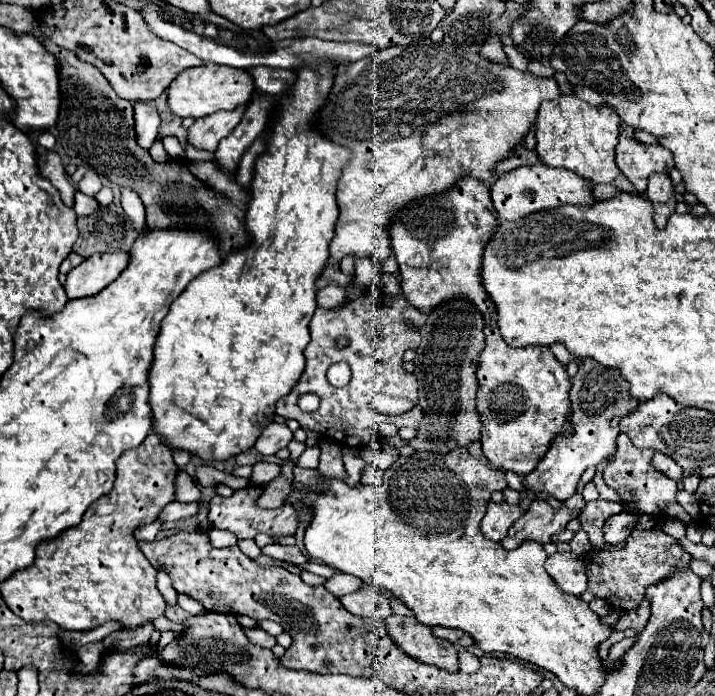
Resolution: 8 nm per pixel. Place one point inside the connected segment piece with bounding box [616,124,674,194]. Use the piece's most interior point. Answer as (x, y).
(637, 162)

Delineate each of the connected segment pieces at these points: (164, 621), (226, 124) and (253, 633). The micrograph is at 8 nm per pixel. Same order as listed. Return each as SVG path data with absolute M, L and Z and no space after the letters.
M165 616L157 618L156 620L153 621L153 623L155 630L160 631L161 633L170 630L177 632L182 632L184 630L184 626L182 624L174 623Z
M236 108L236 110L230 110L230 112L216 112L212 116L204 116L204 118L196 120L188 128L186 142L192 144L198 150L216 152L218 142L222 138L226 138L238 126L242 114L244 114L244 108Z
M256 628L256 630L246 630L250 642L258 644L258 646L264 646L264 648L274 648L276 646L276 638L270 636L268 632L264 632L262 628Z

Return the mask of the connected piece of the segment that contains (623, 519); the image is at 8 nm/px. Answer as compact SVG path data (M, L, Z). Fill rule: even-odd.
M620 512L616 516L610 516L602 528L604 540L608 544L618 544L618 542L626 540L630 536L630 532L634 530L634 524L636 524L636 516L630 512Z

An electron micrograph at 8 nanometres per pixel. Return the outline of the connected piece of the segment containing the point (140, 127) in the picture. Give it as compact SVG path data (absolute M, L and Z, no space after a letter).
M136 102L134 104L134 120L136 120L136 124L134 124L136 142L142 148L150 148L152 142L156 140L156 136L158 136L158 126L160 126L158 112L148 104Z

